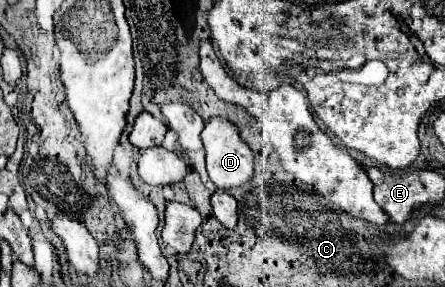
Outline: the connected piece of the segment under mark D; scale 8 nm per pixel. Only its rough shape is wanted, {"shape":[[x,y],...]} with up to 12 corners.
{"shape":[[206,121],[206,169],[218,189],[254,177],[254,155],[230,121]]}

